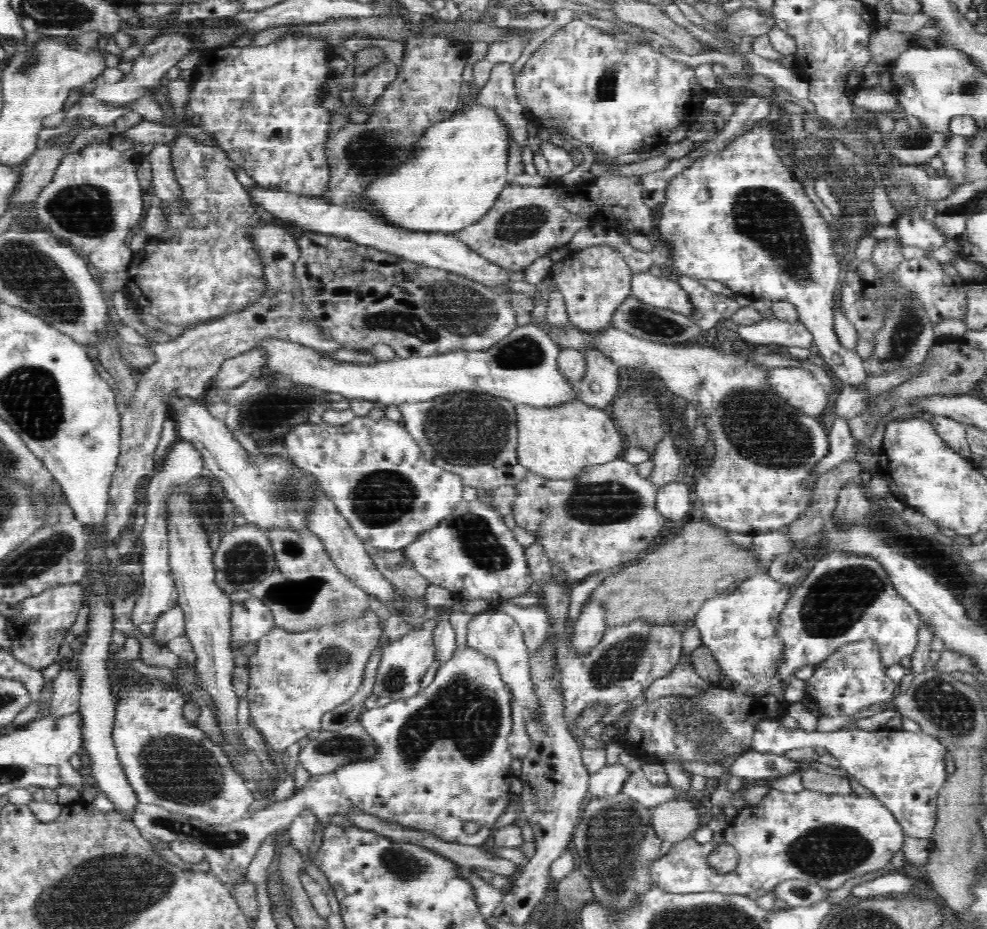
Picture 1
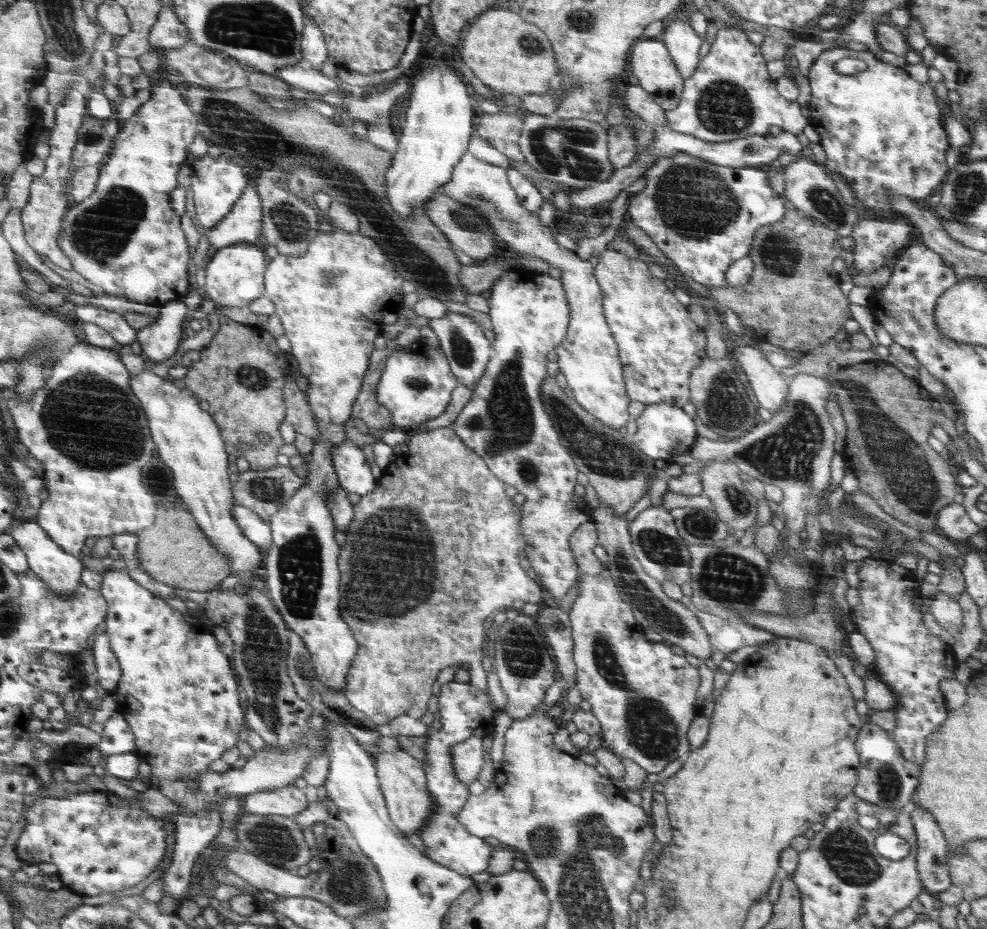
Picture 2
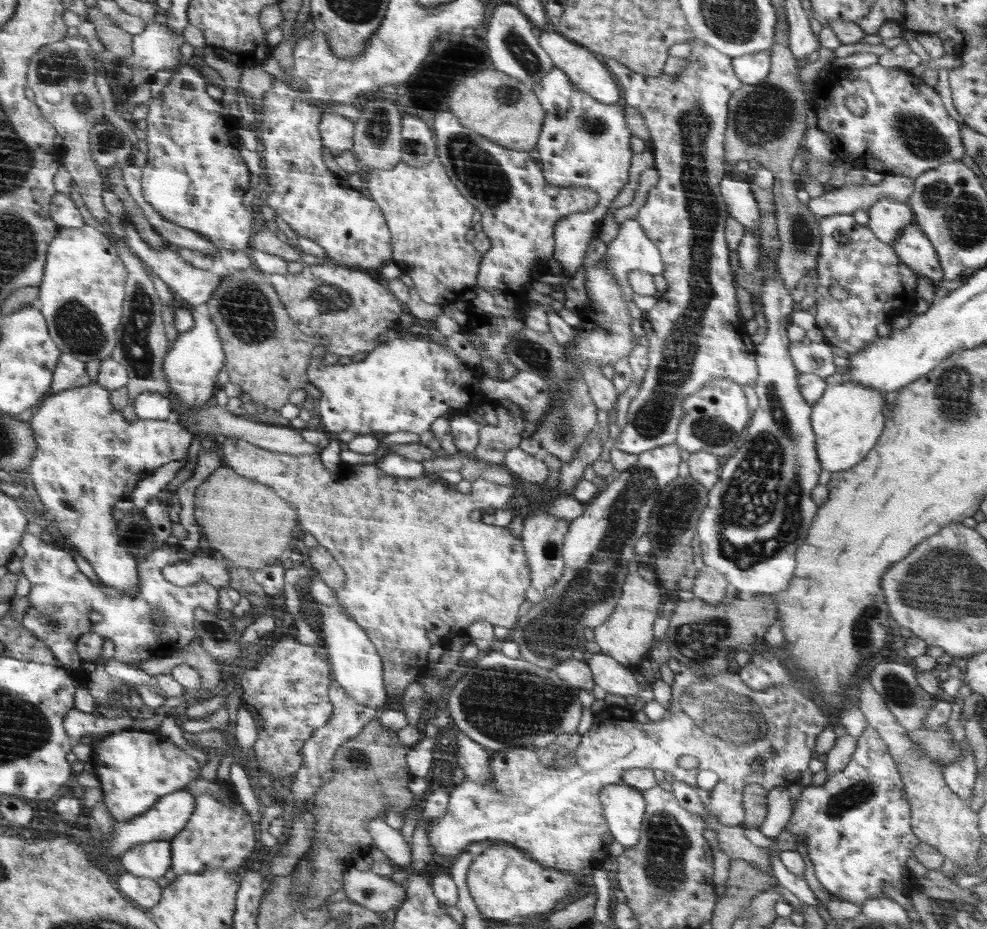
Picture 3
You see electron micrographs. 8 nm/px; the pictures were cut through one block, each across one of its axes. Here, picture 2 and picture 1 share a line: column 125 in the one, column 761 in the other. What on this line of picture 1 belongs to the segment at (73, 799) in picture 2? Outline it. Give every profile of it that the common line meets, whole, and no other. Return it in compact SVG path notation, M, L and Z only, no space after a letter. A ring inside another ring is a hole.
M804 788L800 792L783 792L776 789L770 789L756 804L745 803L739 809L736 809L732 813L732 820L728 823L728 826L722 830L720 834L719 842L724 842L734 846L739 852L739 859L733 869L725 870L721 872L720 869L714 868L714 865L710 863L710 855L714 850L714 847L718 845L718 841L714 838L708 840L708 842L697 842L694 836L688 836L682 840L671 842L672 846L666 854L656 857L650 861L648 865L648 871L650 871L650 877L654 883L657 883L661 888L666 888L669 892L722 892L723 894L730 895L754 895L757 890L765 890L768 892L774 891L779 888L783 883L790 880L802 880L820 886L825 890L834 890L842 887L843 884L850 878L857 876L864 876L870 874L870 872L878 872L880 868L884 868L890 863L890 860L894 859L903 850L903 830L895 819L895 816L886 808L880 799L871 794L857 795L854 792L850 793L823 793L815 791L814 789Z

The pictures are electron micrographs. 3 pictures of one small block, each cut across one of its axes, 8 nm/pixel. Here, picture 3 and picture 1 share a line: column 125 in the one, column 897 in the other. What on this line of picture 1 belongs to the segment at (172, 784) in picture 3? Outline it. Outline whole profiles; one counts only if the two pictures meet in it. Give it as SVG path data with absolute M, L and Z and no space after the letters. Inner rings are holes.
M761 716L753 726L748 750L761 752L762 754L784 754L792 748L826 748L836 760L840 761L840 767L846 770L854 779L867 787L872 796L882 801L882 804L895 816L898 824L902 827L903 834L919 839L930 840L935 825L935 796L942 783L948 778L946 773L946 762L953 760L950 755L950 747L944 741L932 736L924 731L918 733L900 730L894 731L882 728L879 731L866 731L858 727L854 722L849 725L824 732L824 730L812 730L806 732L803 729L786 728L780 723L778 717Z

